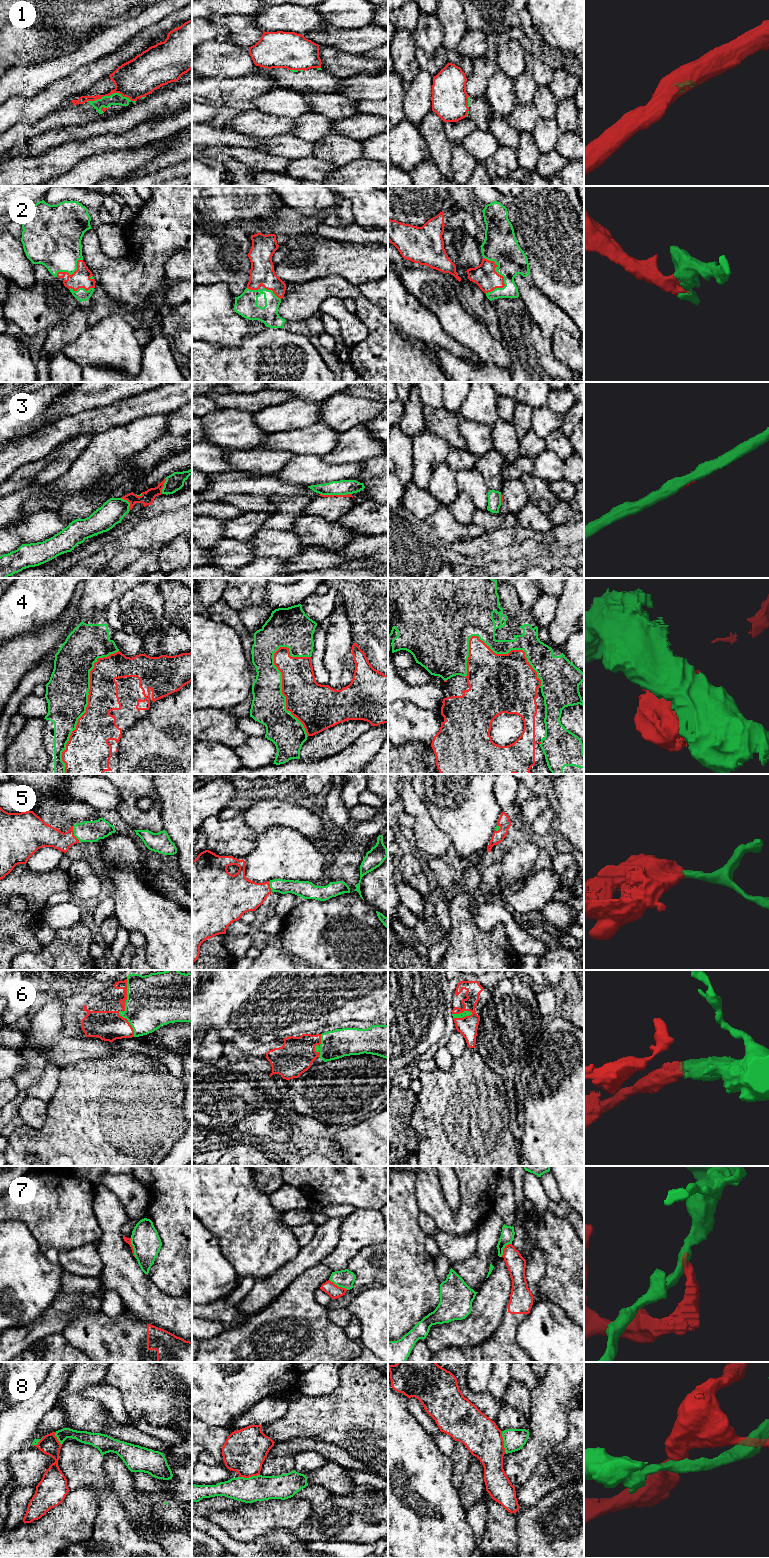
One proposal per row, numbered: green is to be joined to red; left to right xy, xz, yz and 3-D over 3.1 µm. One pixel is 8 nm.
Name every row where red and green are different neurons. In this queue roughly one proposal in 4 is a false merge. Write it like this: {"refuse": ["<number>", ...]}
{"refuse": ["1", "3", "7", "8"]}

